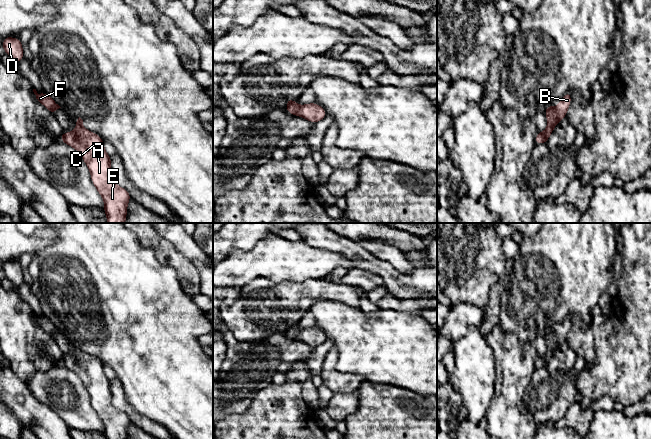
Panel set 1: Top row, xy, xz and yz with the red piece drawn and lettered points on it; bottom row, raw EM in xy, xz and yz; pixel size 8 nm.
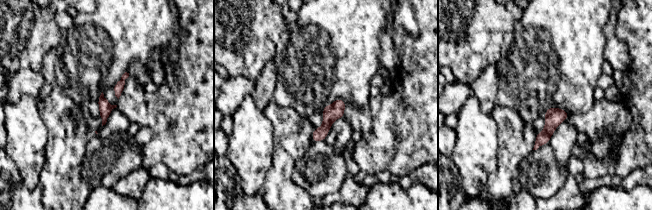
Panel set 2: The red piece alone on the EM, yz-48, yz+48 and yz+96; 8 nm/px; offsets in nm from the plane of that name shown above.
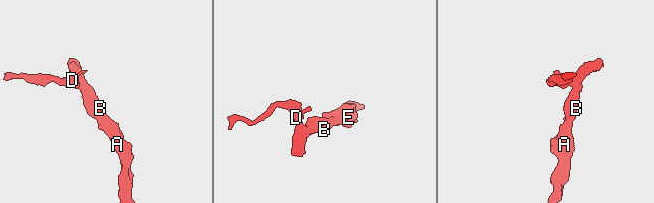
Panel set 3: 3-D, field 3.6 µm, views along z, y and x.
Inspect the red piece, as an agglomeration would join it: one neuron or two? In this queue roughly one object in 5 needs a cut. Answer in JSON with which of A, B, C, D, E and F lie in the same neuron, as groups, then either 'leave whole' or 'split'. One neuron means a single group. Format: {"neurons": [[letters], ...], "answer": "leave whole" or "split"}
{"neurons": [["A", "B", "C", "D", "E", "F"]], "answer": "leave whole"}

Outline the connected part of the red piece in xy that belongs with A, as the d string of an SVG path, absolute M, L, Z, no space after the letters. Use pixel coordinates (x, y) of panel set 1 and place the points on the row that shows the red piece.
M79 117L73 133L64 132L62 142L76 149L84 159L95 188L104 200L108 223L125 223L129 192L112 181L111 157L104 149L103 139L83 127Z

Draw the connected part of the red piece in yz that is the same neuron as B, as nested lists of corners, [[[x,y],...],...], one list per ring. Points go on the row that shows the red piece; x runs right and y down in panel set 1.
[[[566,92],[561,102],[556,106],[554,109],[551,104],[548,104],[545,110],[545,114],[547,117],[547,128],[544,132],[538,132],[535,138],[536,145],[547,143],[549,136],[554,131],[555,125],[561,121],[562,119],[566,118],[566,112],[571,103],[571,92]]]

